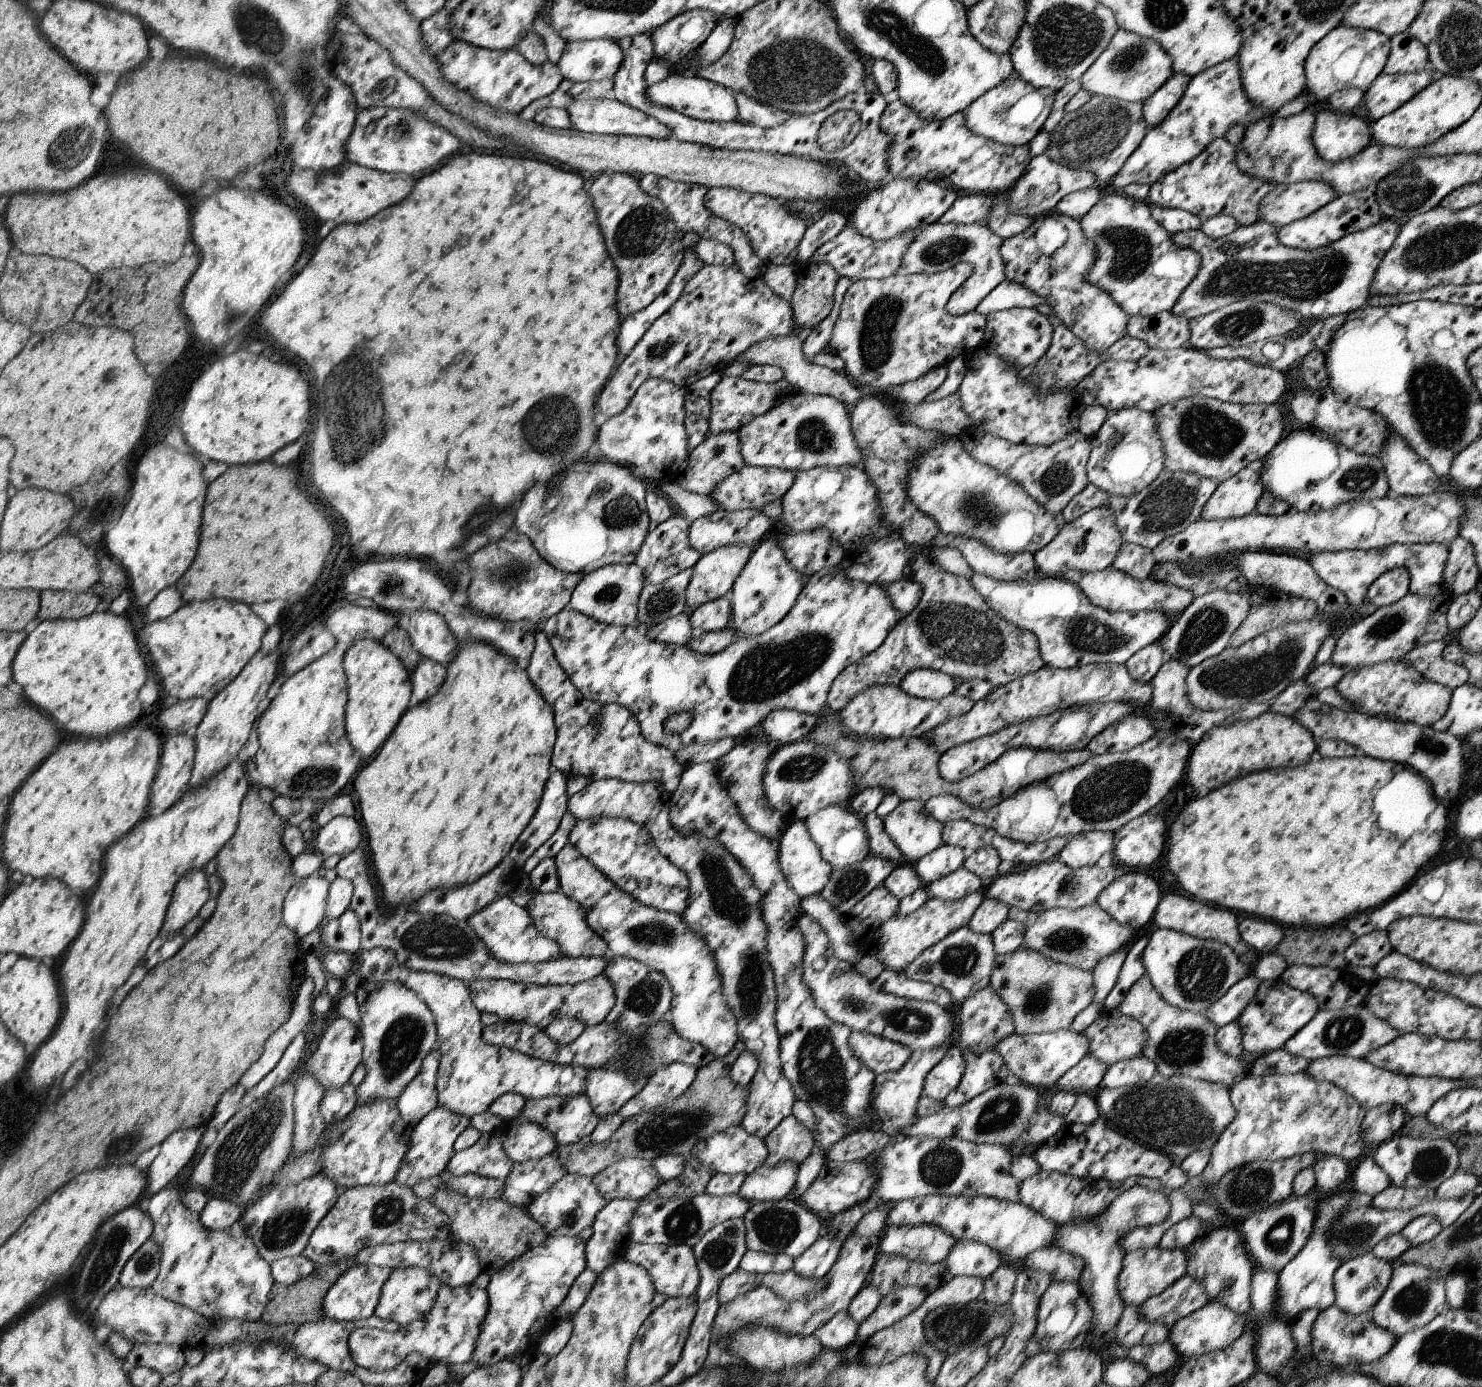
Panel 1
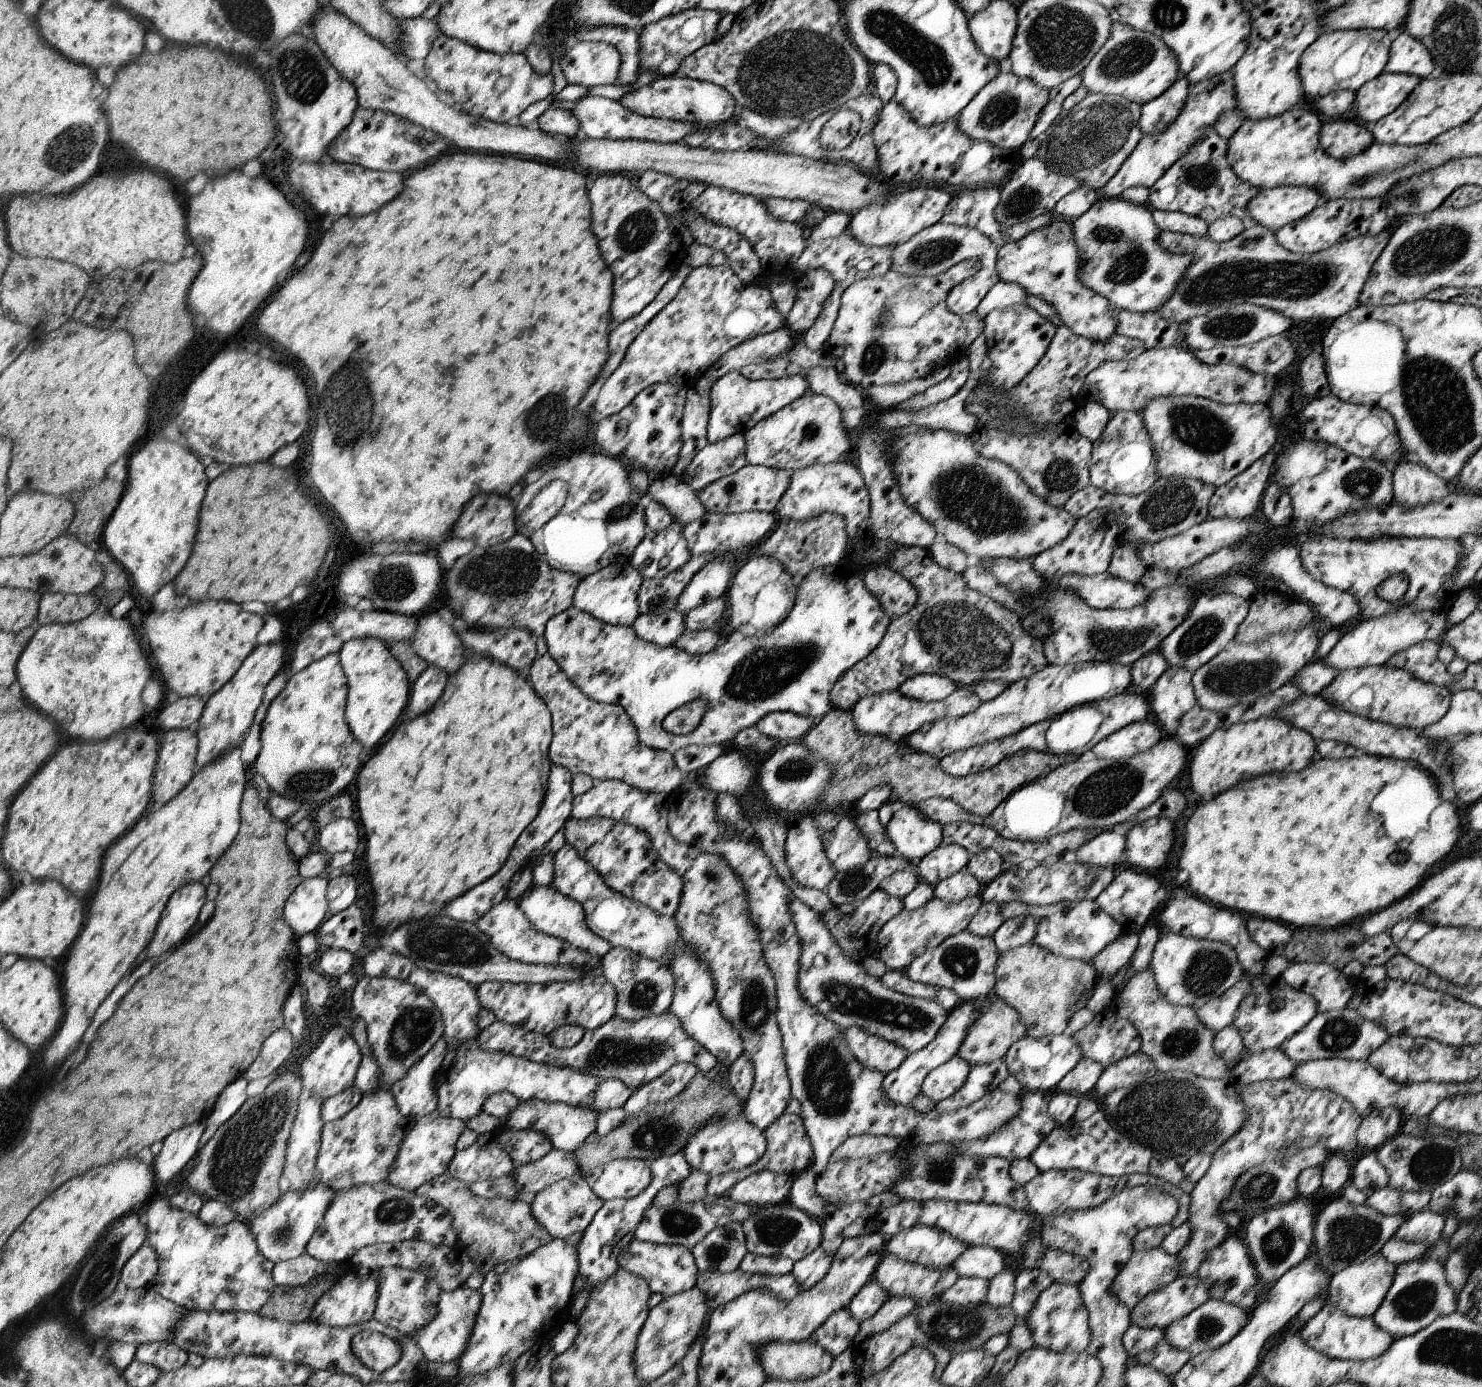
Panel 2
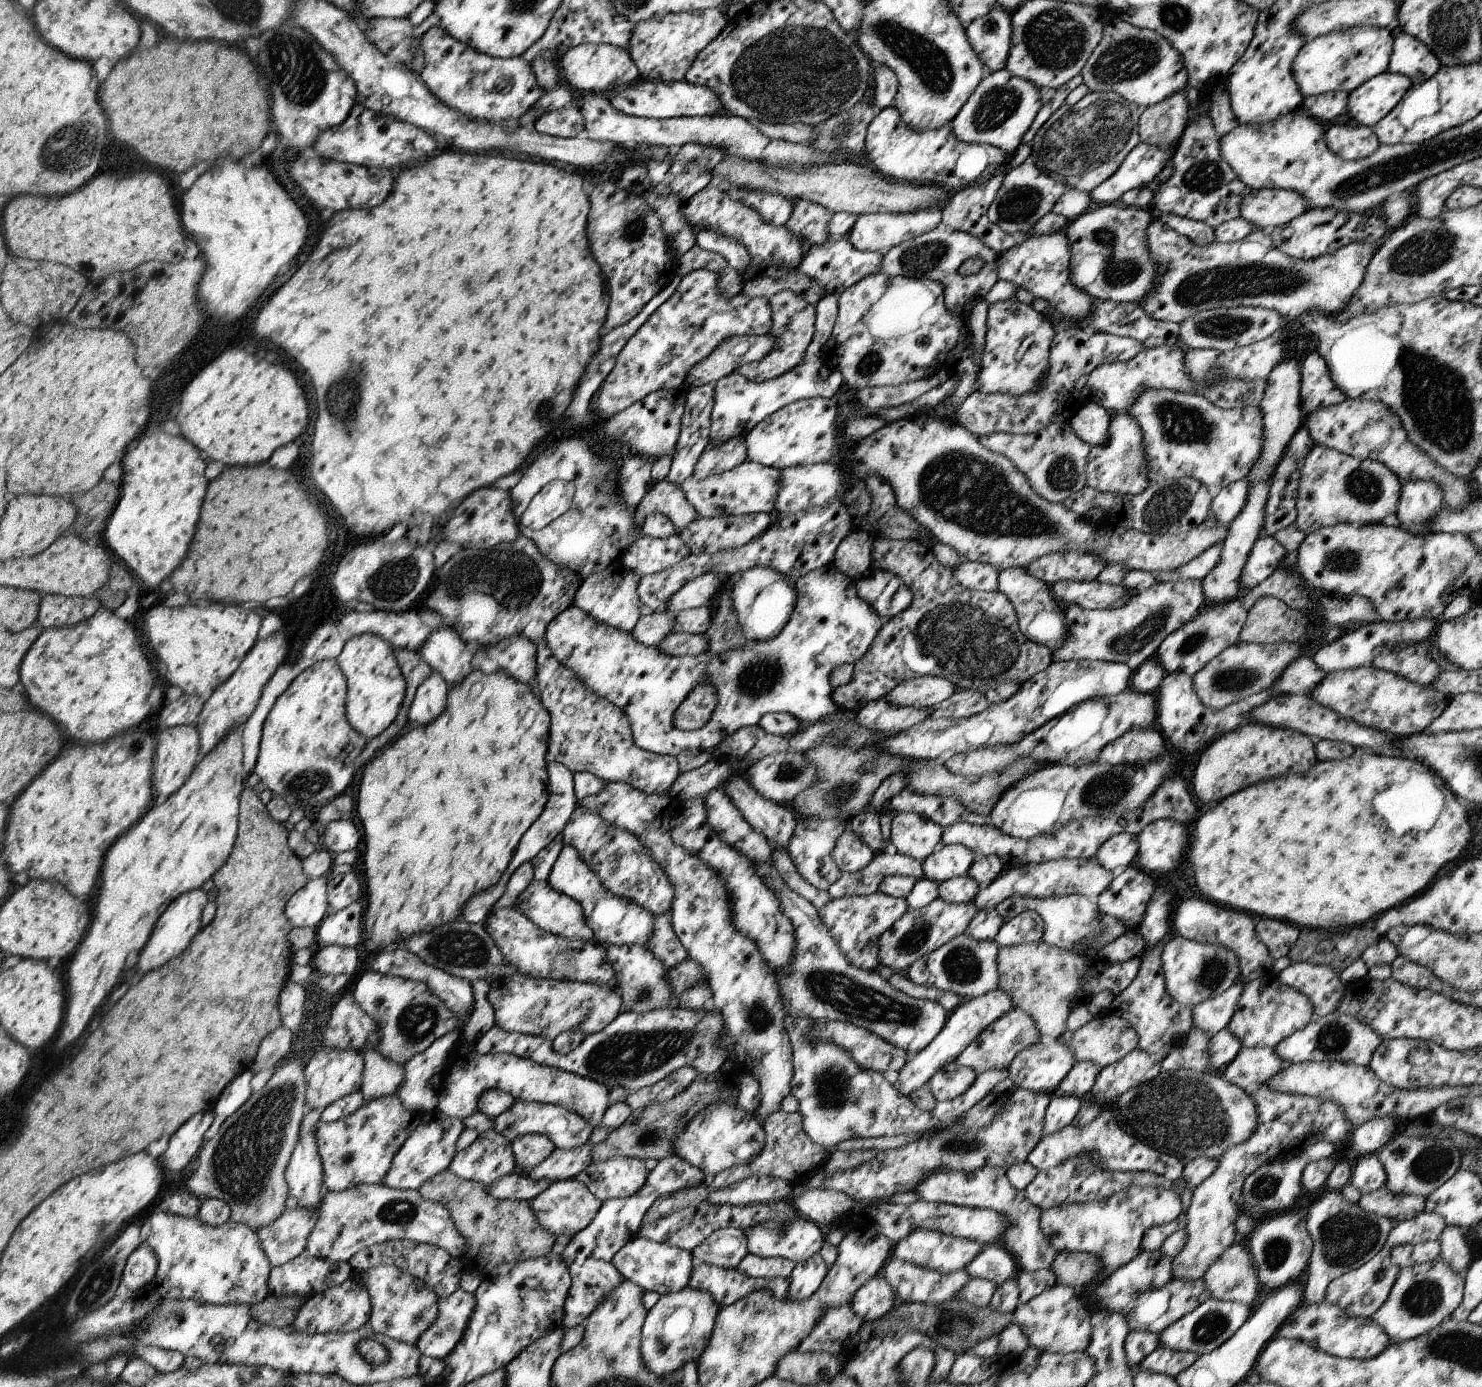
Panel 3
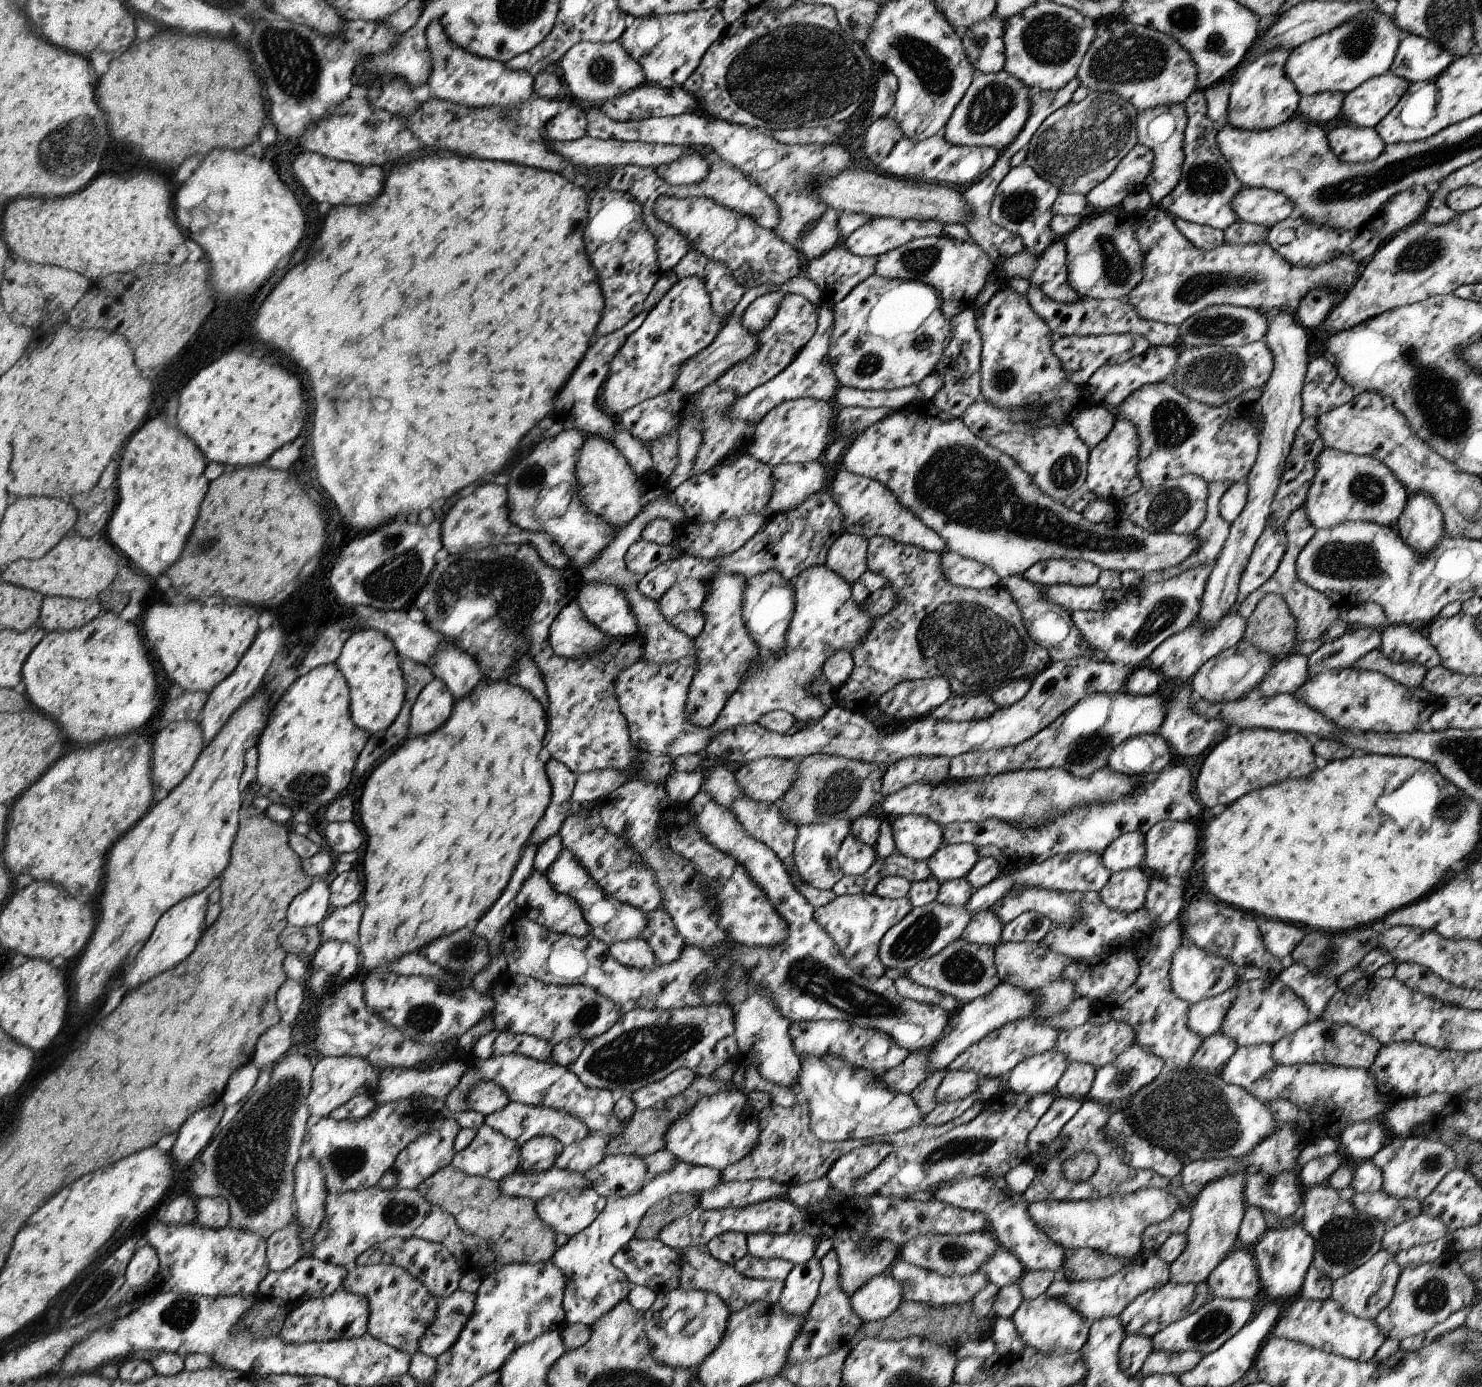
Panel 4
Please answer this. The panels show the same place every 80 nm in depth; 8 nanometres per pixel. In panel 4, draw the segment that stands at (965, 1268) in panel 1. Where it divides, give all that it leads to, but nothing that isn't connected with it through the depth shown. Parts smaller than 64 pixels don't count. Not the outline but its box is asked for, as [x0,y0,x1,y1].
[978,1246,1026,1289]

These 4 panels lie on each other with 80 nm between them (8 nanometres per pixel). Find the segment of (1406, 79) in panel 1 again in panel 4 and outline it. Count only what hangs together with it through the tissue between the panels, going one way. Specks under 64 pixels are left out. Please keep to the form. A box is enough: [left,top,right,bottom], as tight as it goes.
[1342,72,1410,127]

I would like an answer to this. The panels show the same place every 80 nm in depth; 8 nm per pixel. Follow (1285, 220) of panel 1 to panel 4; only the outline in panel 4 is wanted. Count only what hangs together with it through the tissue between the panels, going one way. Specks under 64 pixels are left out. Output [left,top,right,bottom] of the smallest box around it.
[1231,187,1294,229]

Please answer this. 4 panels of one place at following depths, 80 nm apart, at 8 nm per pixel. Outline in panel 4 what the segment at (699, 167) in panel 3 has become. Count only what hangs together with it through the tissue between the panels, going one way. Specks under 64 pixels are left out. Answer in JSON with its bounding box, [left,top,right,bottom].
[657,155,714,186]

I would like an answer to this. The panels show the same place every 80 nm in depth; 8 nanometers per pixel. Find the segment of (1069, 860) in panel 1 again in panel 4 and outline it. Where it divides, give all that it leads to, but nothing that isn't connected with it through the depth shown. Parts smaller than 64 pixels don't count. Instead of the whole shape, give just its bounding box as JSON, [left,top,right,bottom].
[1102,831,1145,873]

